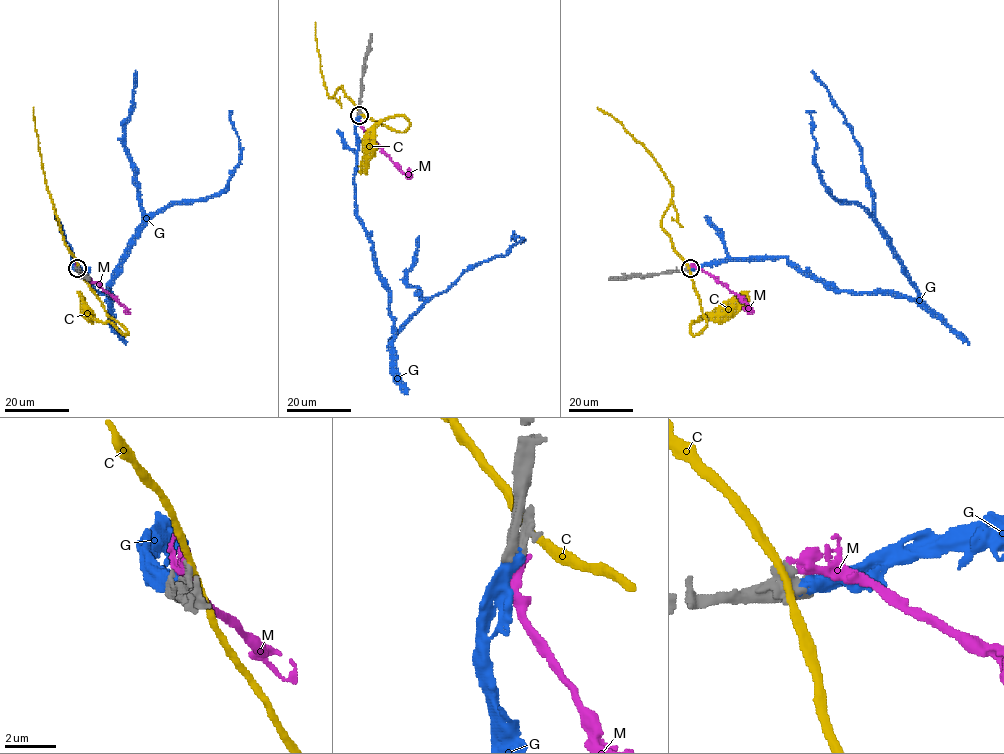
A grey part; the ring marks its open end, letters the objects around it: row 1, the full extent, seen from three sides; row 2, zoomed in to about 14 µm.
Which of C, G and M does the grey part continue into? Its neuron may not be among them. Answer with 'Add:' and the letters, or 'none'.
Add: G

